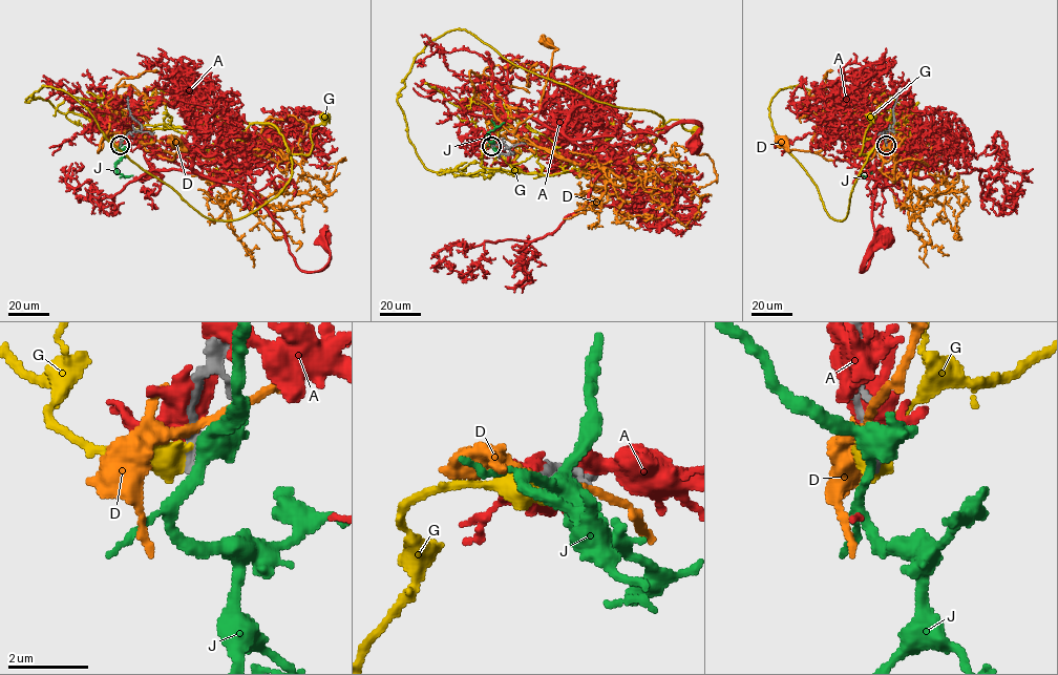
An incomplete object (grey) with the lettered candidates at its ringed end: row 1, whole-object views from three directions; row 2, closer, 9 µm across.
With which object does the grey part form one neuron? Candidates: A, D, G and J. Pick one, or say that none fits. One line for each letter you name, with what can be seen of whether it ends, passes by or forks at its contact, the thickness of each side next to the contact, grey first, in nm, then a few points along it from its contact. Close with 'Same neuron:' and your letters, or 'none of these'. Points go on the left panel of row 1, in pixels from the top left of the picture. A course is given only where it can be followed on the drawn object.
Same neuron: none of these

